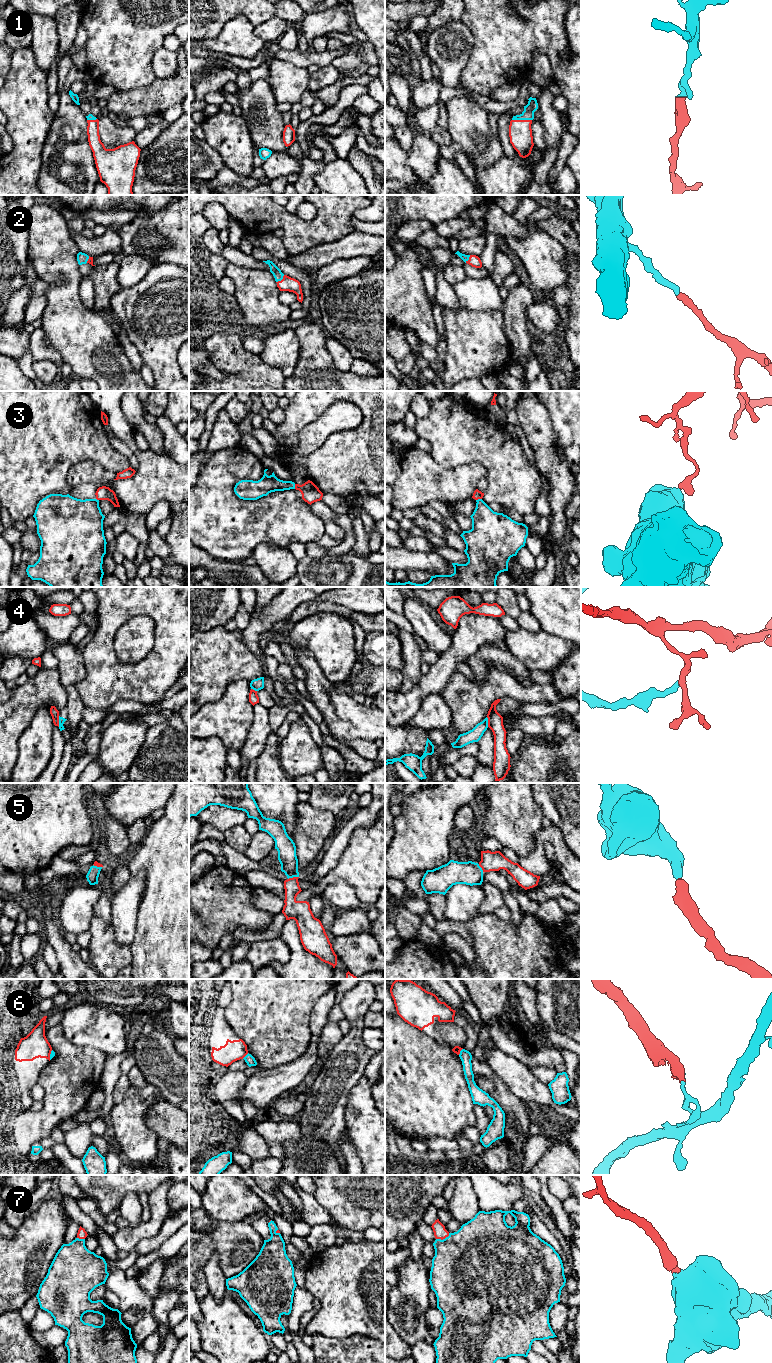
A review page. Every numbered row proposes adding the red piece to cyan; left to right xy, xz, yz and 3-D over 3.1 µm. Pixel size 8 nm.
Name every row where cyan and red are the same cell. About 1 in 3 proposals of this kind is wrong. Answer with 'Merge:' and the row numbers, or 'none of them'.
Merge: 1, 2, 5, 7

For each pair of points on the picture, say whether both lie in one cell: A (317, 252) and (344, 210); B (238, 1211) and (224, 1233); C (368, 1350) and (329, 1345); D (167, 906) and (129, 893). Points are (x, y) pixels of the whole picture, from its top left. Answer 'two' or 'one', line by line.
A: two
B: two
C: one
D: two

